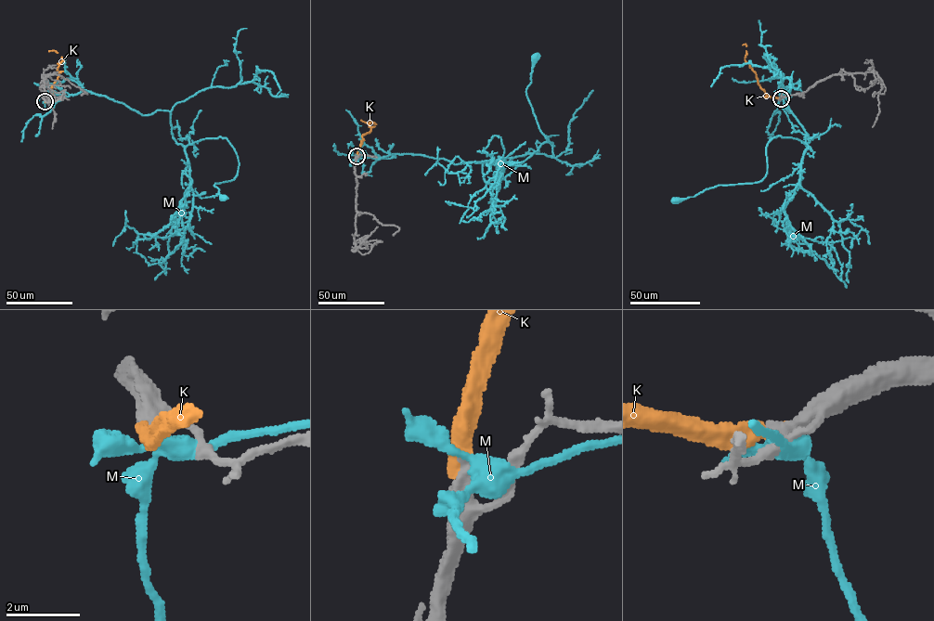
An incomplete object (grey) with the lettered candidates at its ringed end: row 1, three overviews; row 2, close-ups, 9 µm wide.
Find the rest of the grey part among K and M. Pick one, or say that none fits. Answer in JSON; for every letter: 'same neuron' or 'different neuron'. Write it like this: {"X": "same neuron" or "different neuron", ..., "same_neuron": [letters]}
{"K": "same neuron", "M": "different neuron", "same_neuron": ["K"]}

